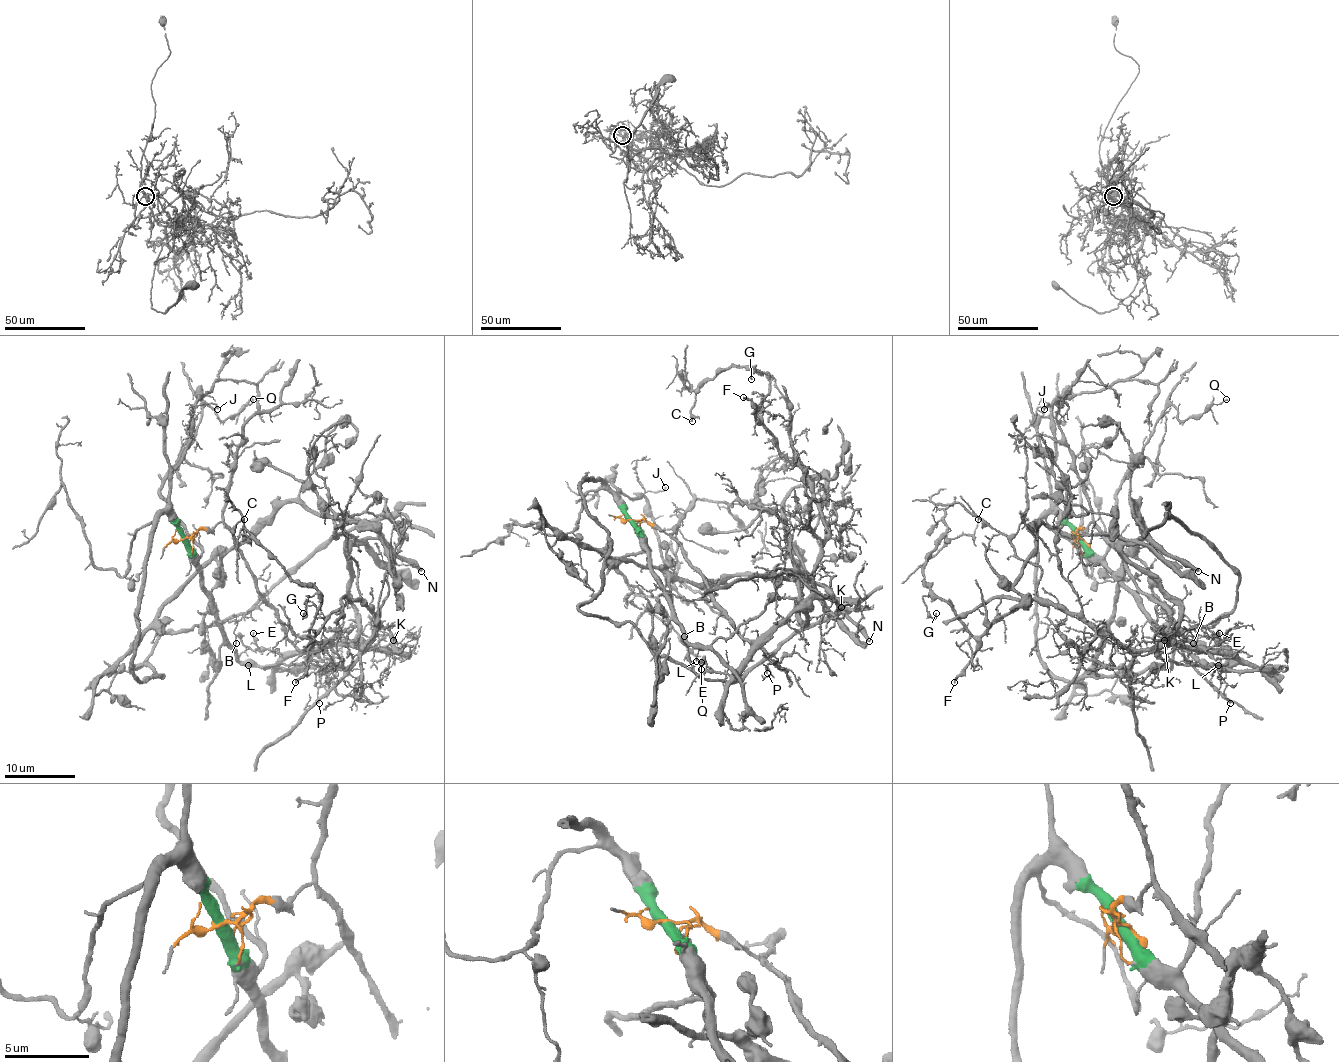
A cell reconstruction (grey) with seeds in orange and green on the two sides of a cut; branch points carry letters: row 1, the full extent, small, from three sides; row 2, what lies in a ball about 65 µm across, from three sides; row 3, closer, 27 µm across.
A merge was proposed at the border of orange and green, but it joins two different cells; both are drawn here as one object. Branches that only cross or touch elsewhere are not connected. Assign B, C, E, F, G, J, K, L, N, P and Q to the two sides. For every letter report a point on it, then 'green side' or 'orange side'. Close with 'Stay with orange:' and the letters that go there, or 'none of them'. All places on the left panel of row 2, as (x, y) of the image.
B: (236, 643) | orange side
C: (244, 519) | orange side
E: (253, 633) | orange side
F: (295, 682) | orange side
G: (303, 613) | orange side
J: (217, 409) | green side
K: (393, 640) | orange side
L: (248, 665) | green side
N: (421, 571) | orange side
P: (319, 703) | orange side
Q: (253, 399) | green side
Stay with orange: B, C, E, F, G, K, N, P

